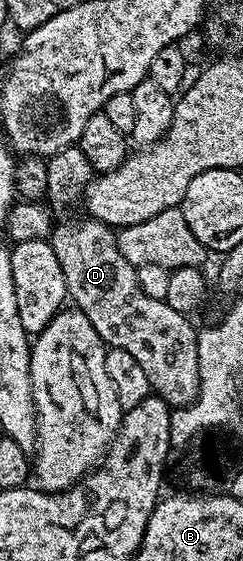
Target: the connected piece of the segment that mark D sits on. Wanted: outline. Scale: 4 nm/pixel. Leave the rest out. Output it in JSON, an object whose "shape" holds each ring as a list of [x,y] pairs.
{"shape":[[[89,216],[82,218],[66,218],[63,222],[53,223],[48,239],[52,252],[56,252],[56,260],[60,260],[60,269],[64,272],[64,284],[69,301],[88,320],[92,320],[92,328],[101,336],[102,341],[110,348],[124,348],[144,368],[148,375],[148,384],[157,397],[162,398],[171,408],[187,407],[198,396],[200,388],[200,356],[198,355],[198,330],[190,323],[185,314],[176,312],[176,308],[168,308],[166,301],[152,300],[152,296],[144,296],[144,288],[140,288],[140,280],[136,280],[136,267],[124,260],[118,251],[118,236],[111,227]]]}

